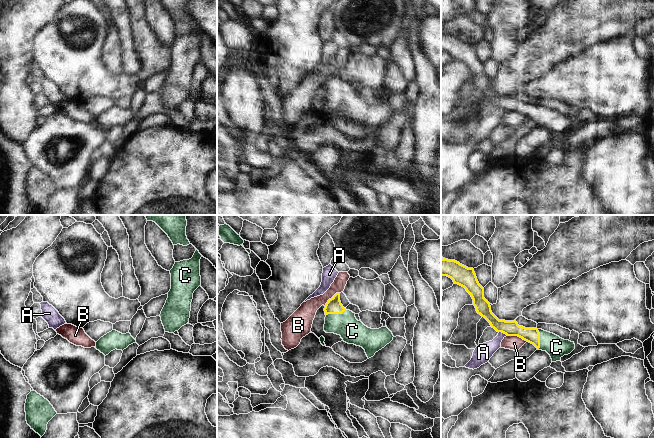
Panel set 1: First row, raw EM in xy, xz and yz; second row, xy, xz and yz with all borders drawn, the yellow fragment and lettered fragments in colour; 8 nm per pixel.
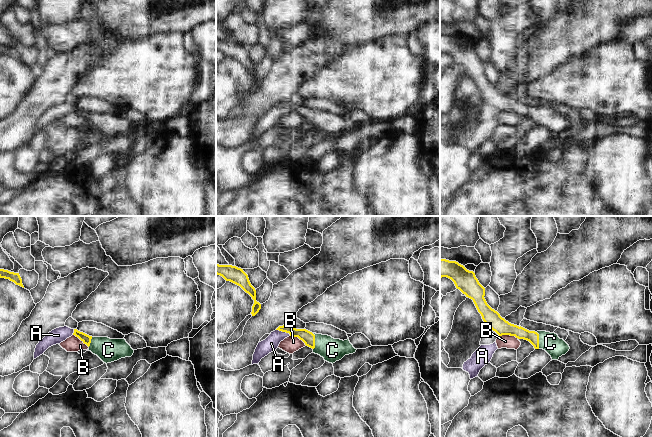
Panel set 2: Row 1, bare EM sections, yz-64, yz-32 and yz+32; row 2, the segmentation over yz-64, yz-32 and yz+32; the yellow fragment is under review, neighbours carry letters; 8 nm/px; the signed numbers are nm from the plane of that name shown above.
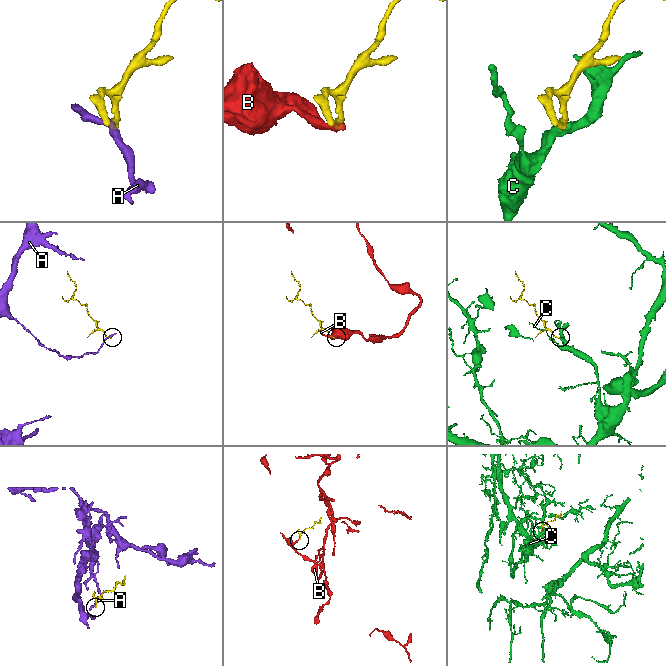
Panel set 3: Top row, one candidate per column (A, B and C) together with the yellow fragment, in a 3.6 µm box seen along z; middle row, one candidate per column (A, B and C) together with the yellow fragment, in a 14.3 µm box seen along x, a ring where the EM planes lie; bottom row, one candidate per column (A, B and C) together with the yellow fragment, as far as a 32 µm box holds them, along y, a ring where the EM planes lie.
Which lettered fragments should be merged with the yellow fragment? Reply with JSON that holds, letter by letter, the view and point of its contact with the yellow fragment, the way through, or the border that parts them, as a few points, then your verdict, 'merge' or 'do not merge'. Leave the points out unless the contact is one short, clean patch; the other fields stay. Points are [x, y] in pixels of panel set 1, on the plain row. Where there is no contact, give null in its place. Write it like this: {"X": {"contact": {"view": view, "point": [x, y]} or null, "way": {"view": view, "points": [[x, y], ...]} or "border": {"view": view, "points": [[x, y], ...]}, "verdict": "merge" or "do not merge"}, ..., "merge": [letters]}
{"A": {"contact": {"view": "yz", "point": [503, 108]}, "border": {"view": "yz", "points": [[499, 107], [507, 111]]}, "verdict": "do not merge"}, "B": {"contact": {"view": "yz", "point": [517, 111]}, "border": {"view": "yz", "points": [[507, 111], [517, 111], [527, 117]]}, "verdict": "do not merge"}, "C": {"contact": {"view": "xz", "point": [335, 89]}, "way": {"view": "xz", "points": [[333, 82], [335, 89], [352, 107]]}, "verdict": "merge"}, "merge": ["C"]}

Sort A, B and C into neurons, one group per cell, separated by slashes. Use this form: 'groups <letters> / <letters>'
groups A / B / C

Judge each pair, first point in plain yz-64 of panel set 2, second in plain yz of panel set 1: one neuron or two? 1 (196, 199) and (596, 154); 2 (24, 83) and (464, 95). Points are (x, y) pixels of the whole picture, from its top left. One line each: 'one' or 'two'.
1: one
2: two

